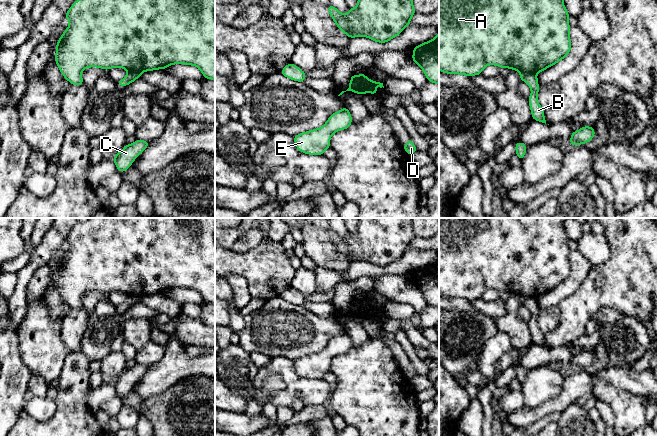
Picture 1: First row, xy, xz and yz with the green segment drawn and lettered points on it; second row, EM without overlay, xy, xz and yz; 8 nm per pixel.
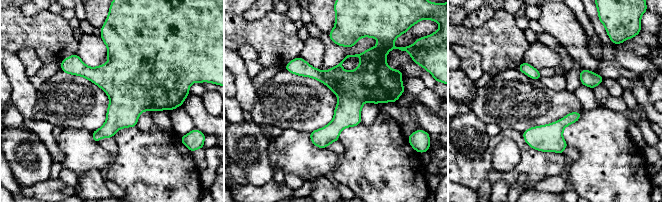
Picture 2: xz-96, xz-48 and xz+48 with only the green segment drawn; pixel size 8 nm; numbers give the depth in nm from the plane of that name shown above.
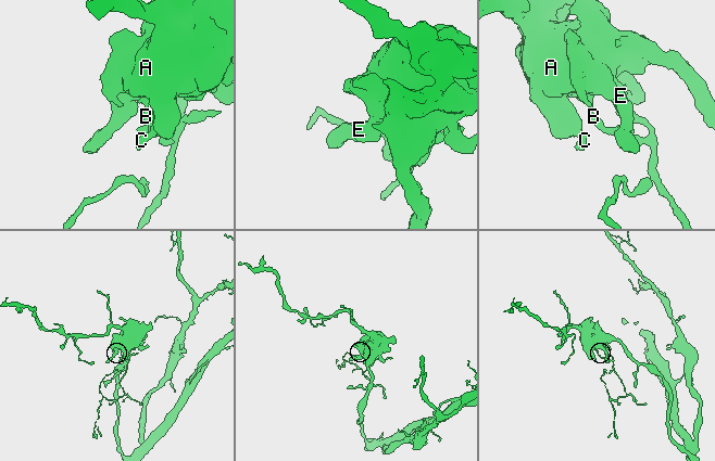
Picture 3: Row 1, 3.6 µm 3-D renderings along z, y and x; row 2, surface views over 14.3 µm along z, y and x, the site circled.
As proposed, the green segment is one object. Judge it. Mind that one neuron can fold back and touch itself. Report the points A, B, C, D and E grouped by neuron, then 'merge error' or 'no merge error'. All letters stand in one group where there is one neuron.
A C D E / B; merge error

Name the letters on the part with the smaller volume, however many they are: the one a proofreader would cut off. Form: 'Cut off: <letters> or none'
Cut off: B

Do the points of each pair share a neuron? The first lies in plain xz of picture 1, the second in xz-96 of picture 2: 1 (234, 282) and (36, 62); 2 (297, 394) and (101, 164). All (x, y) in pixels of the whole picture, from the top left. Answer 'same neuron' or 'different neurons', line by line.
1: same neuron
2: same neuron

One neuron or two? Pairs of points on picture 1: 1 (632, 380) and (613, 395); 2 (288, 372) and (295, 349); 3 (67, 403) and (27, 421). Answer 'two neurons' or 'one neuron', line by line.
1: two neurons
2: two neurons
3: one neuron

